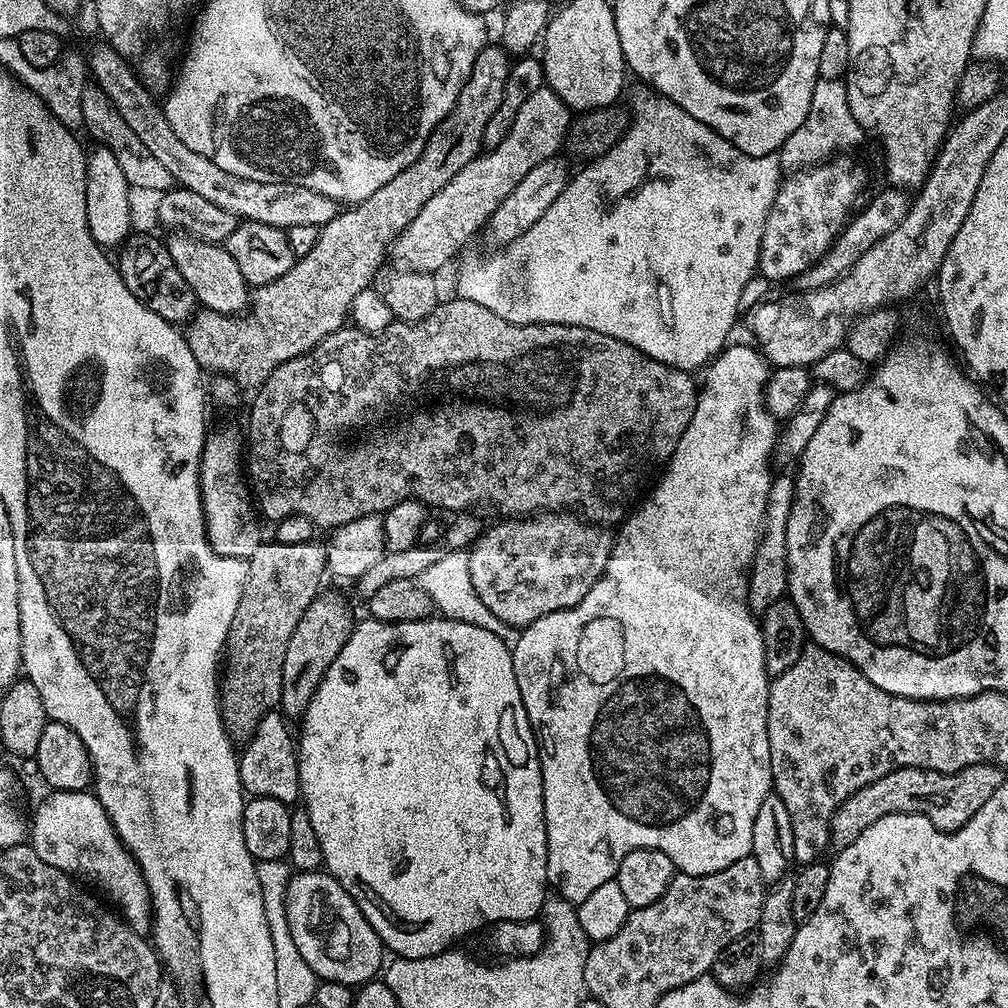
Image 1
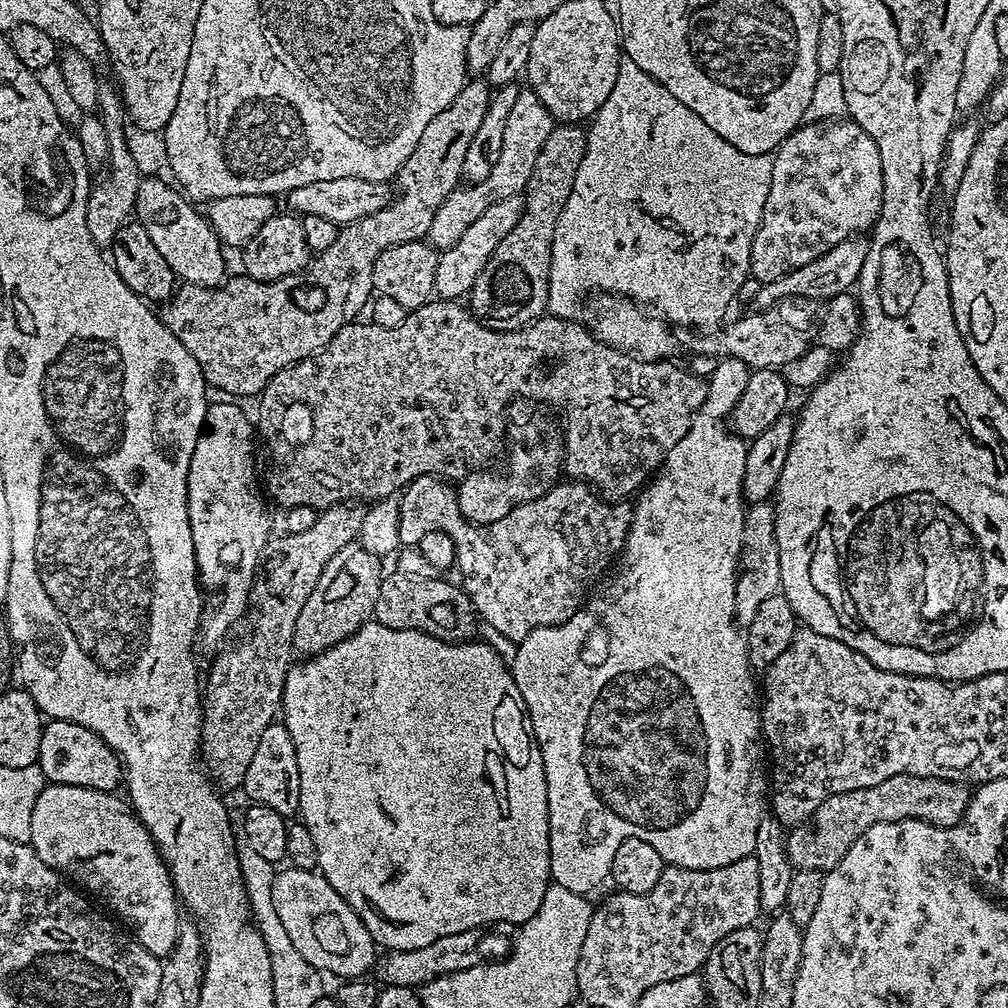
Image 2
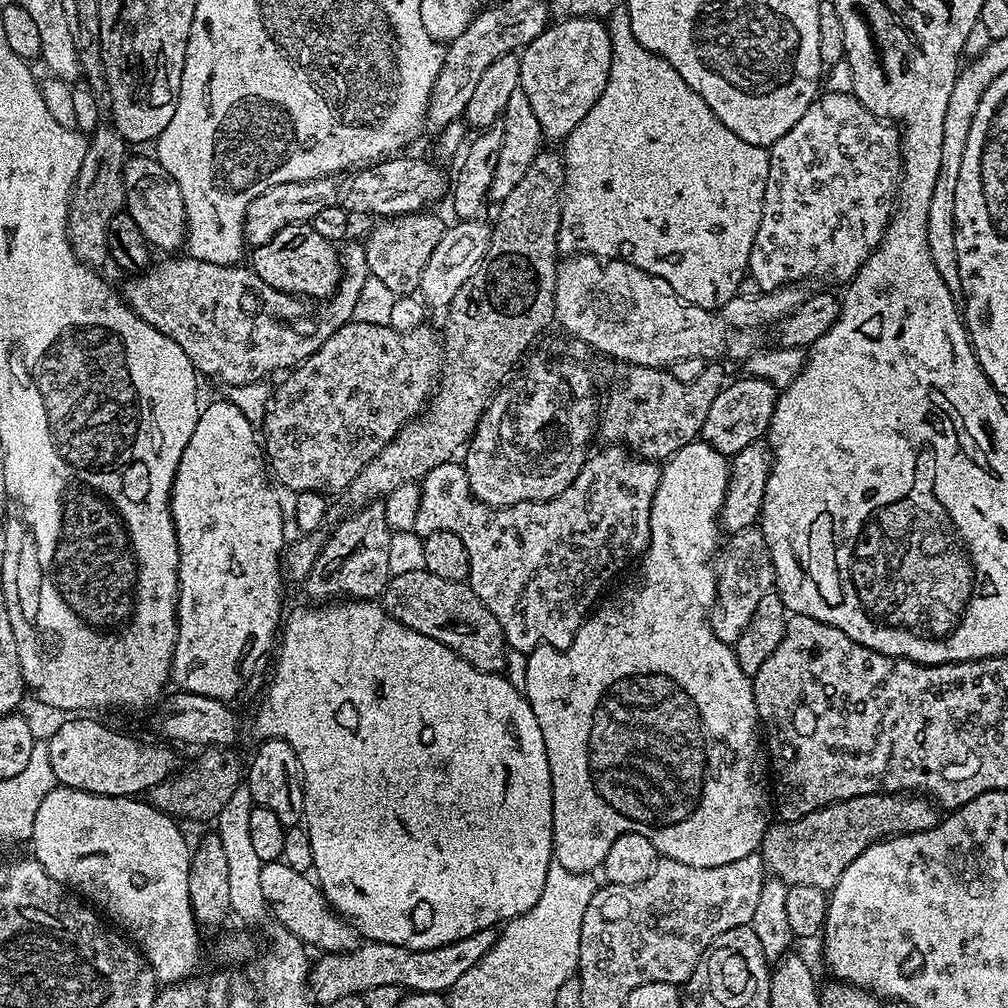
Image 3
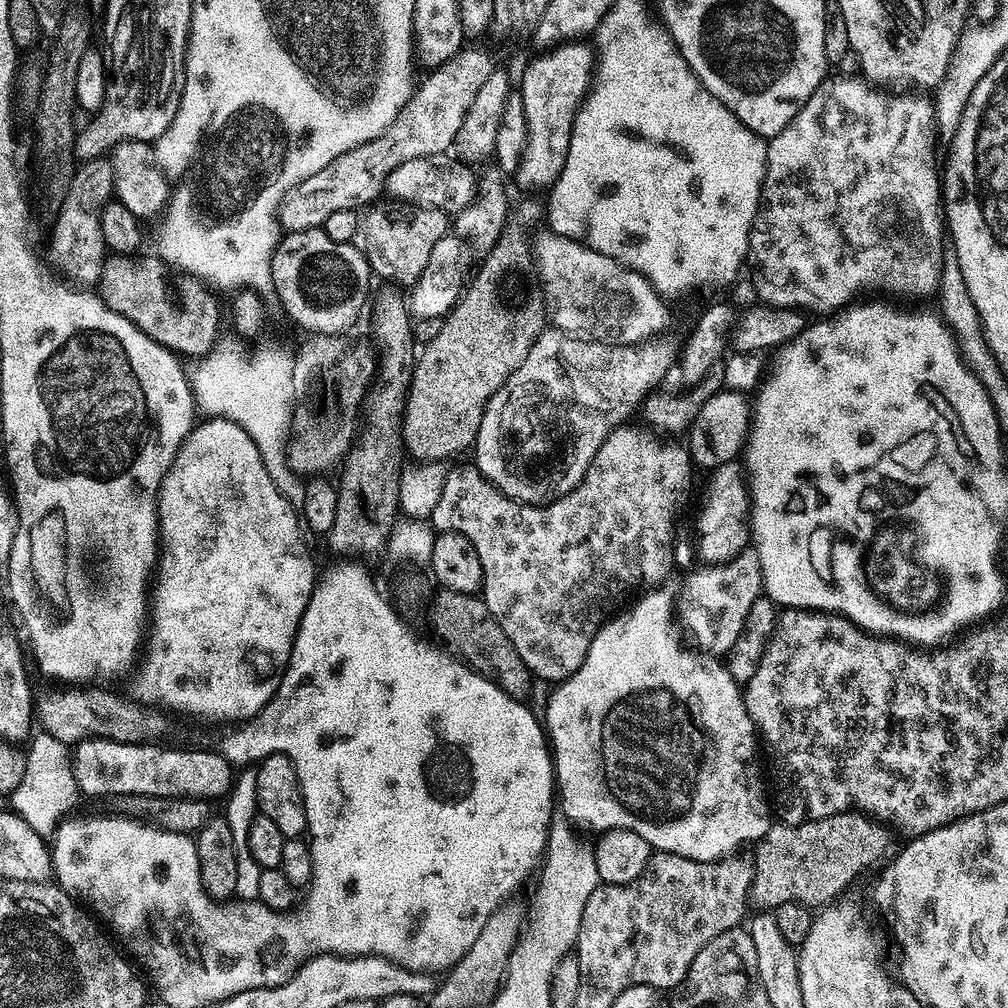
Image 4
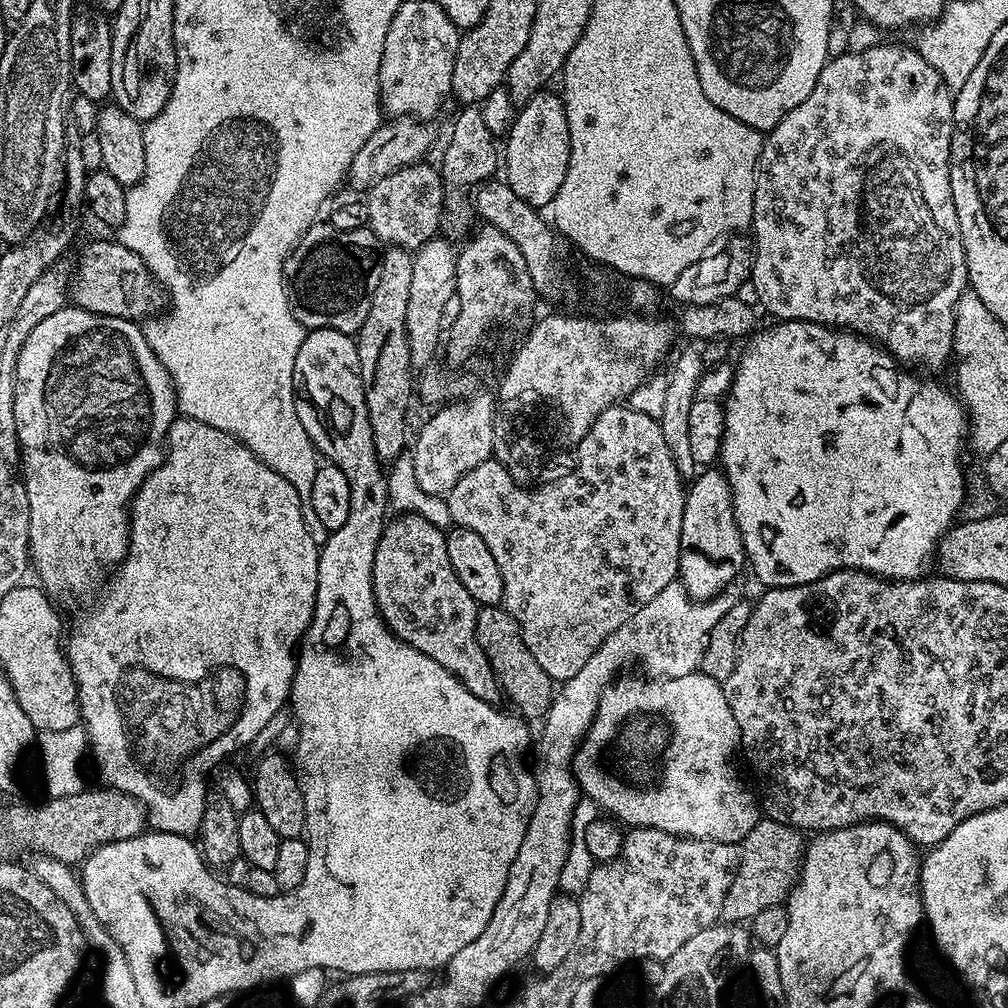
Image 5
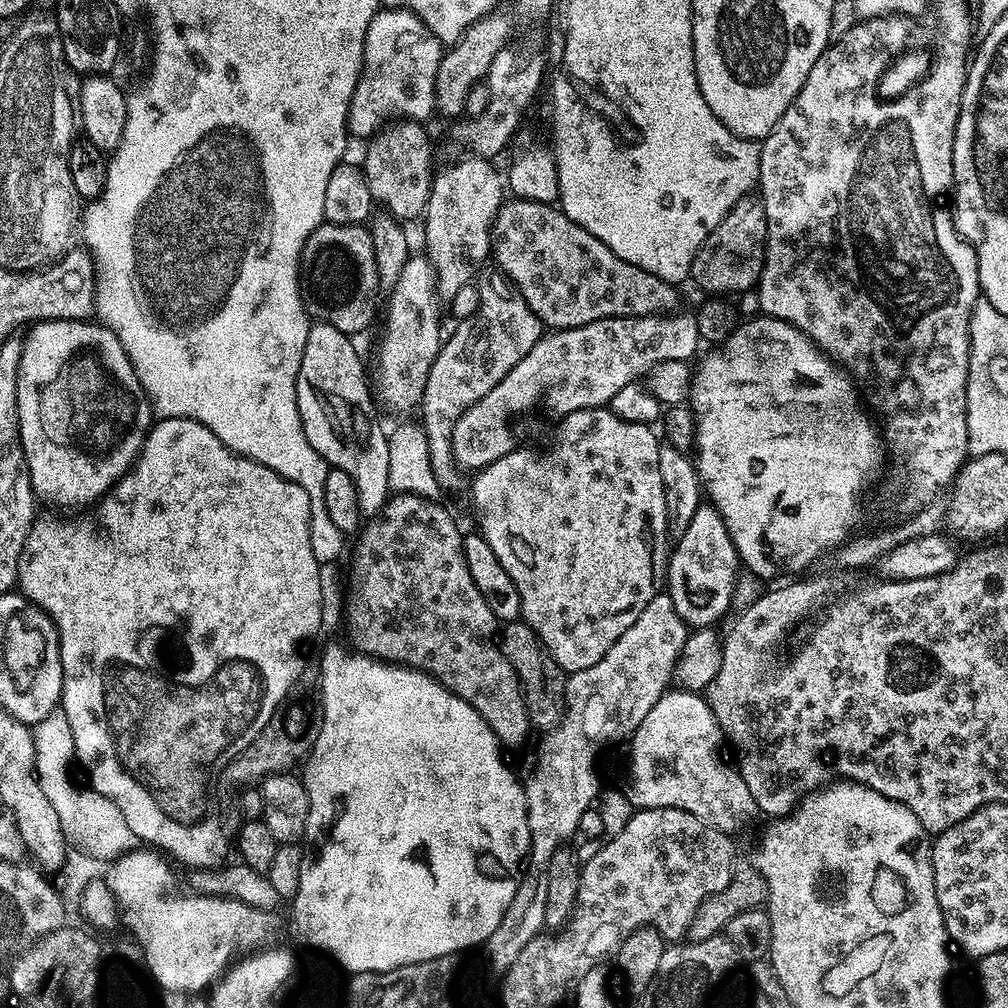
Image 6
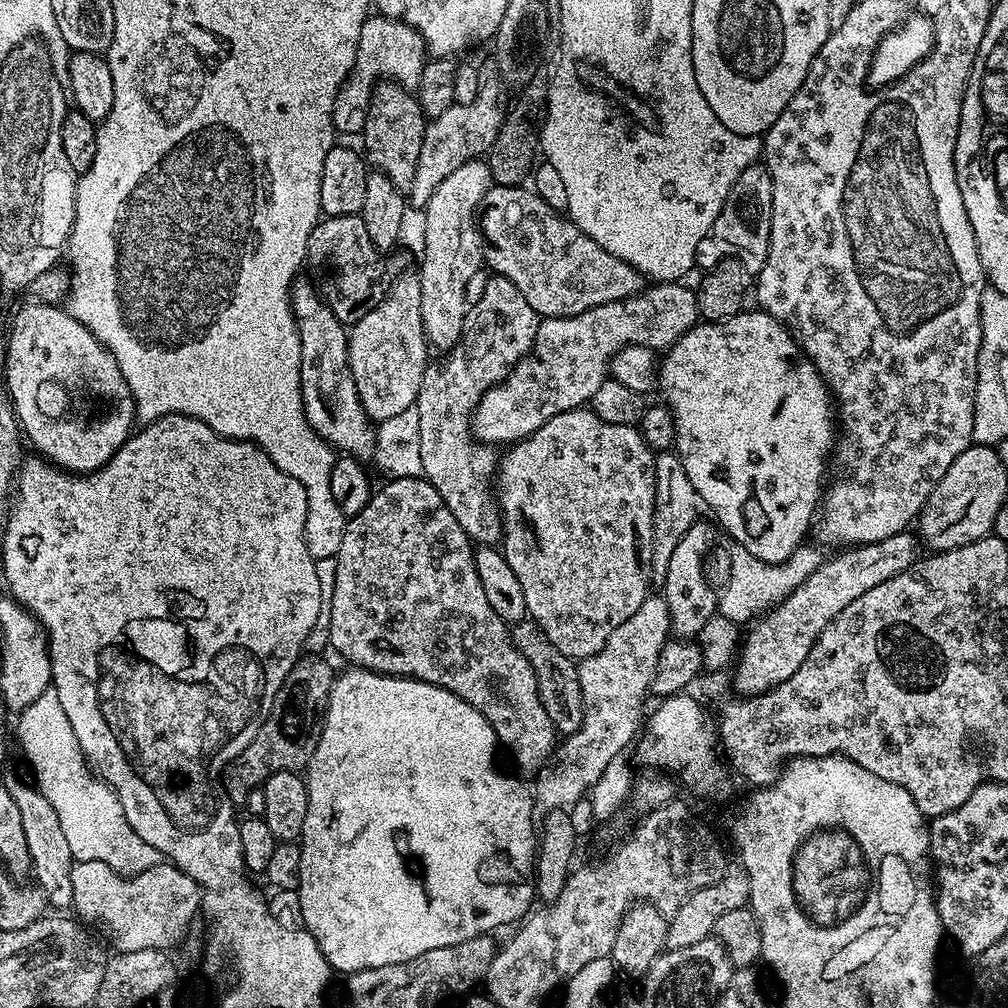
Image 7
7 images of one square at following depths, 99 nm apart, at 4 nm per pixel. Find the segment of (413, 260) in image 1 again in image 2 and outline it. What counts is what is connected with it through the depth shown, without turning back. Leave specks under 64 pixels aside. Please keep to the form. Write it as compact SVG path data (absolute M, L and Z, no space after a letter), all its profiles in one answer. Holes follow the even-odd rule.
M521 87L514 107L506 118L506 134L502 138L502 154L498 154L498 162L490 170L490 174L482 182L468 184L463 190L451 192L446 202L434 214L434 222L430 226L427 239L433 248L443 250L454 246L462 234L475 220L482 218L485 210L490 210L494 202L502 202L511 196L521 195L528 187L528 179L532 176L534 162L538 162L538 150L542 150L542 142L550 138L550 130L554 127L554 121L550 110L542 104L538 94L534 94L531 88Z

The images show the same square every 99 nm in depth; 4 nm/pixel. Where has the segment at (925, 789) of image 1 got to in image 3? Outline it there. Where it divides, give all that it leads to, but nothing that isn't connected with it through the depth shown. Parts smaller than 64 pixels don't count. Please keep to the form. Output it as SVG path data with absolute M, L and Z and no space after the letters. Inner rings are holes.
M875 792L827 804L797 820L773 823L765 832L759 851L764 857L765 869L783 884L831 890L838 878L842 878L842 870L871 844L890 836L925 832L935 828L941 819L941 809L923 794Z

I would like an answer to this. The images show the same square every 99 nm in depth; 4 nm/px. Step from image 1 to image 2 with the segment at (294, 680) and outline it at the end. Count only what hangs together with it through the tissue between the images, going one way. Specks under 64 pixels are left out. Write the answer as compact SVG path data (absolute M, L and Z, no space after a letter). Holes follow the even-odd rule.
M359 542L342 546L342 550L338 550L338 554L330 558L330 562L326 562L326 570L322 570L322 578L318 578L314 586L314 594L306 598L306 606L302 606L302 614L298 614L298 622L294 625L292 647L299 655L301 652L301 657L311 658L328 648L333 648L338 642L353 636L362 625L373 619L382 579L380 564L381 557L374 555L373 552L367 552L364 545Z

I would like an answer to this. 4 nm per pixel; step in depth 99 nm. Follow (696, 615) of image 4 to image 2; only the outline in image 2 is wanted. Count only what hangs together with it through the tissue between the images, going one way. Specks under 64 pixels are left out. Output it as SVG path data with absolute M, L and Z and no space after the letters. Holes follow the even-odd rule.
M771 499L749 503L744 515L744 550L742 571L736 577L736 623L747 626L754 622L758 610L766 598L781 591L780 575L782 566L778 562L776 541L776 505Z

